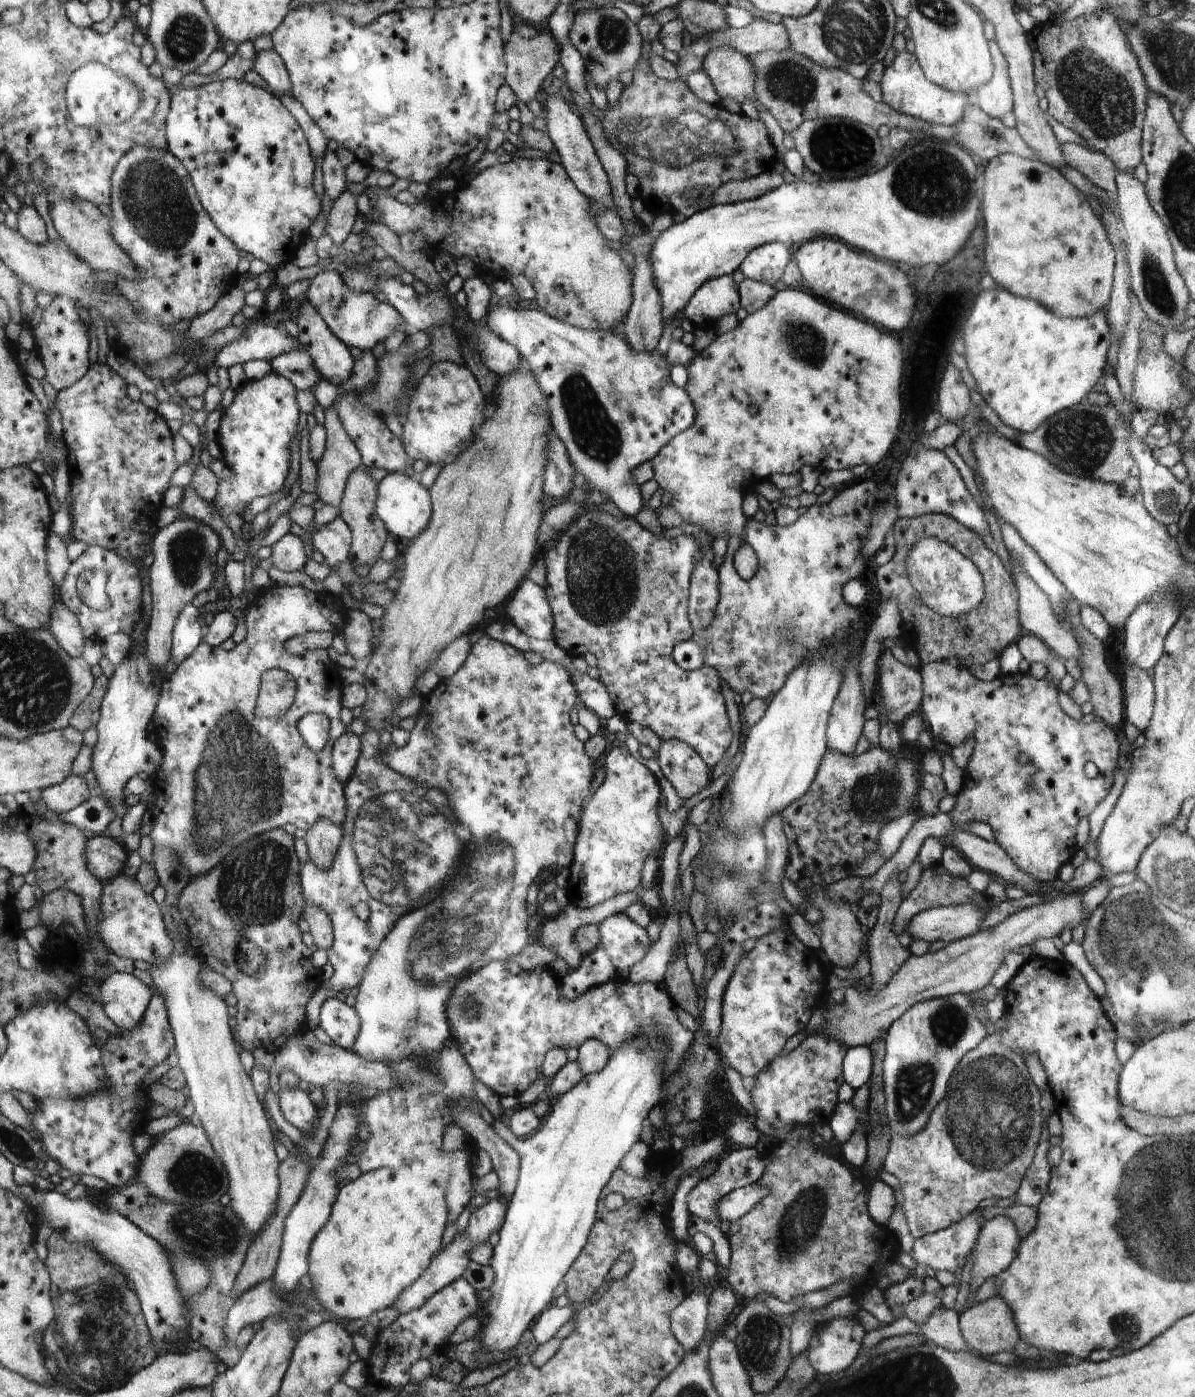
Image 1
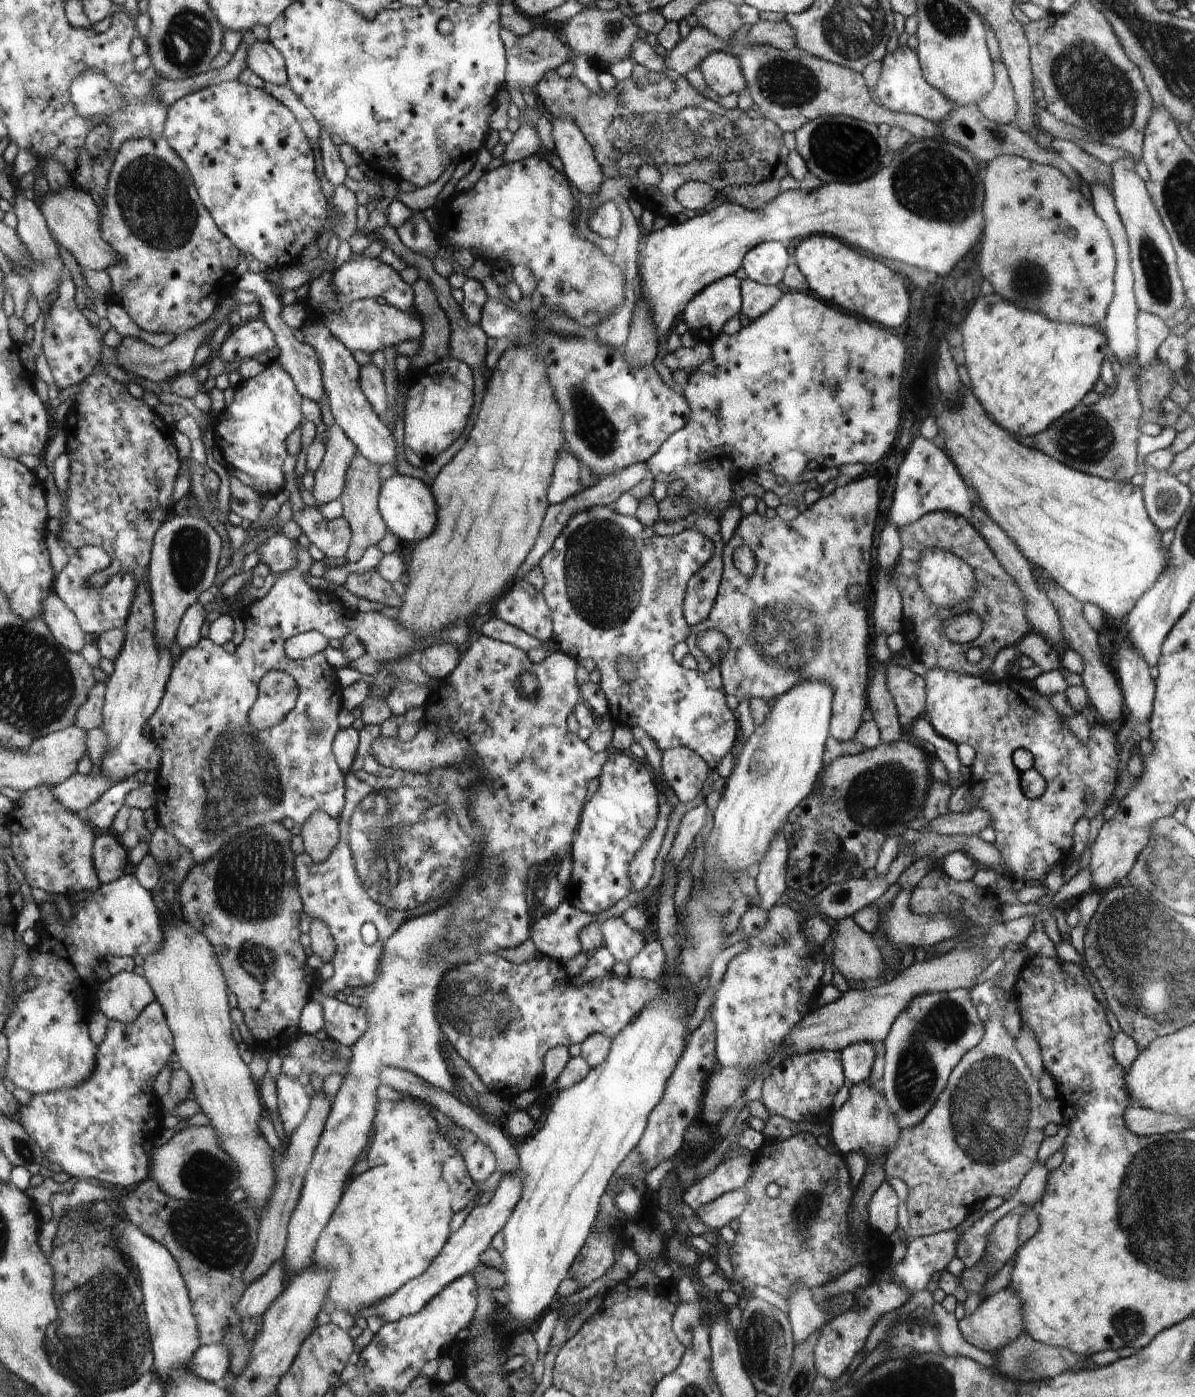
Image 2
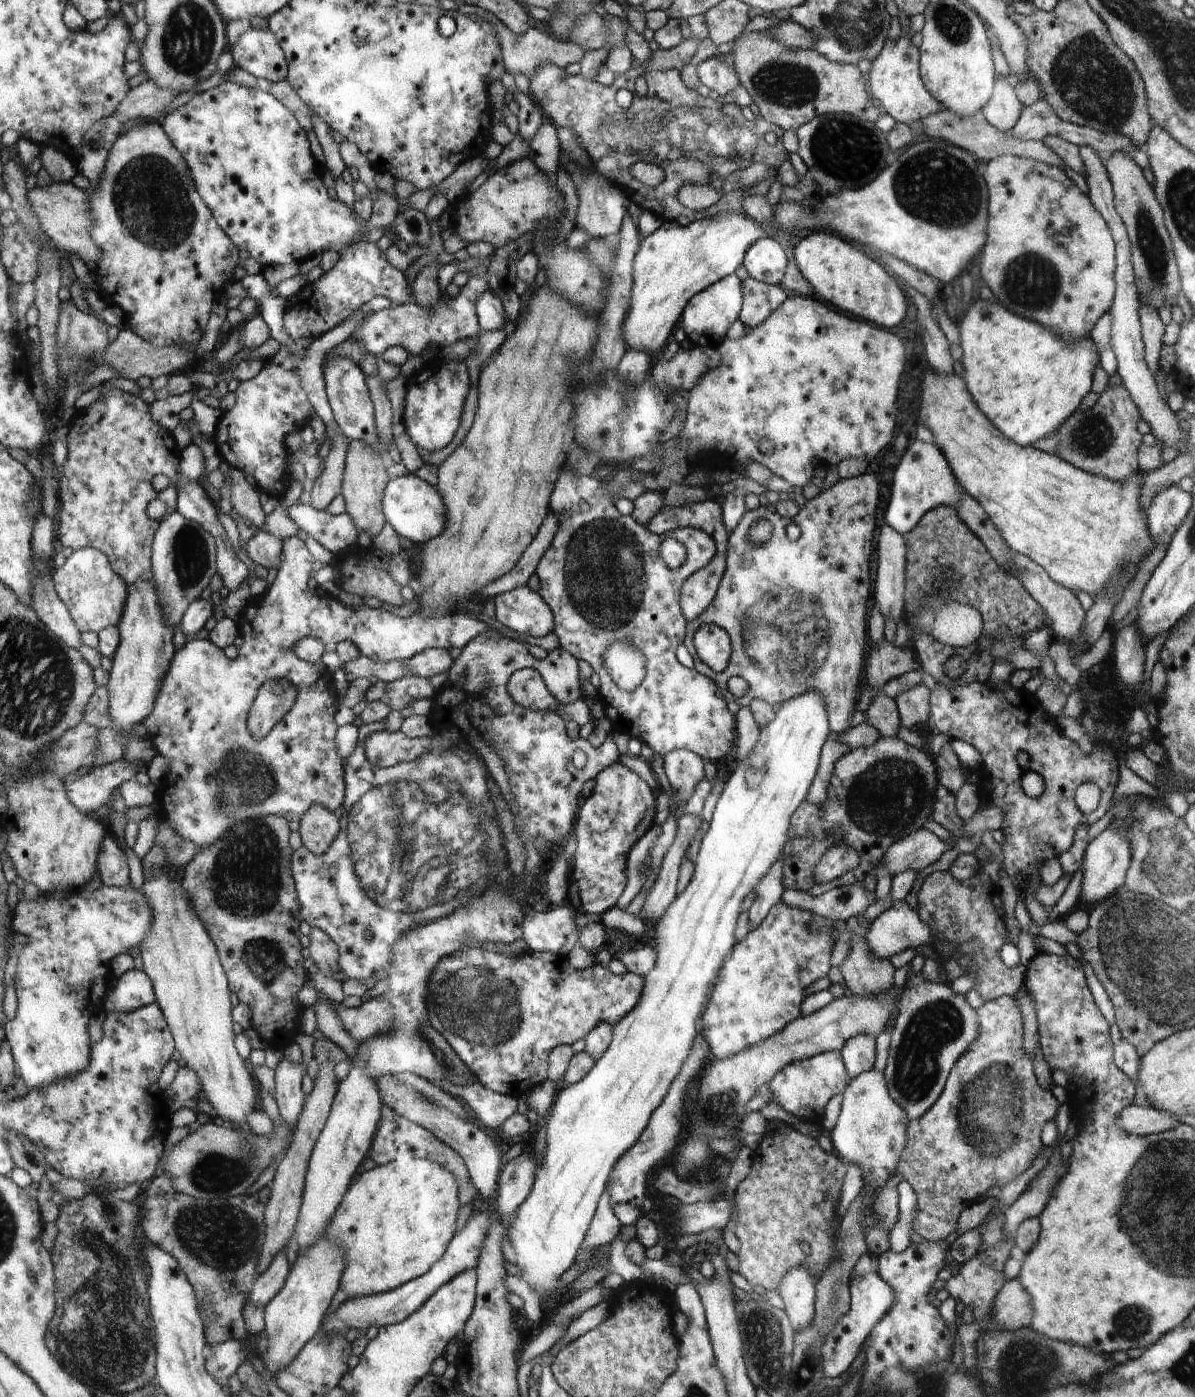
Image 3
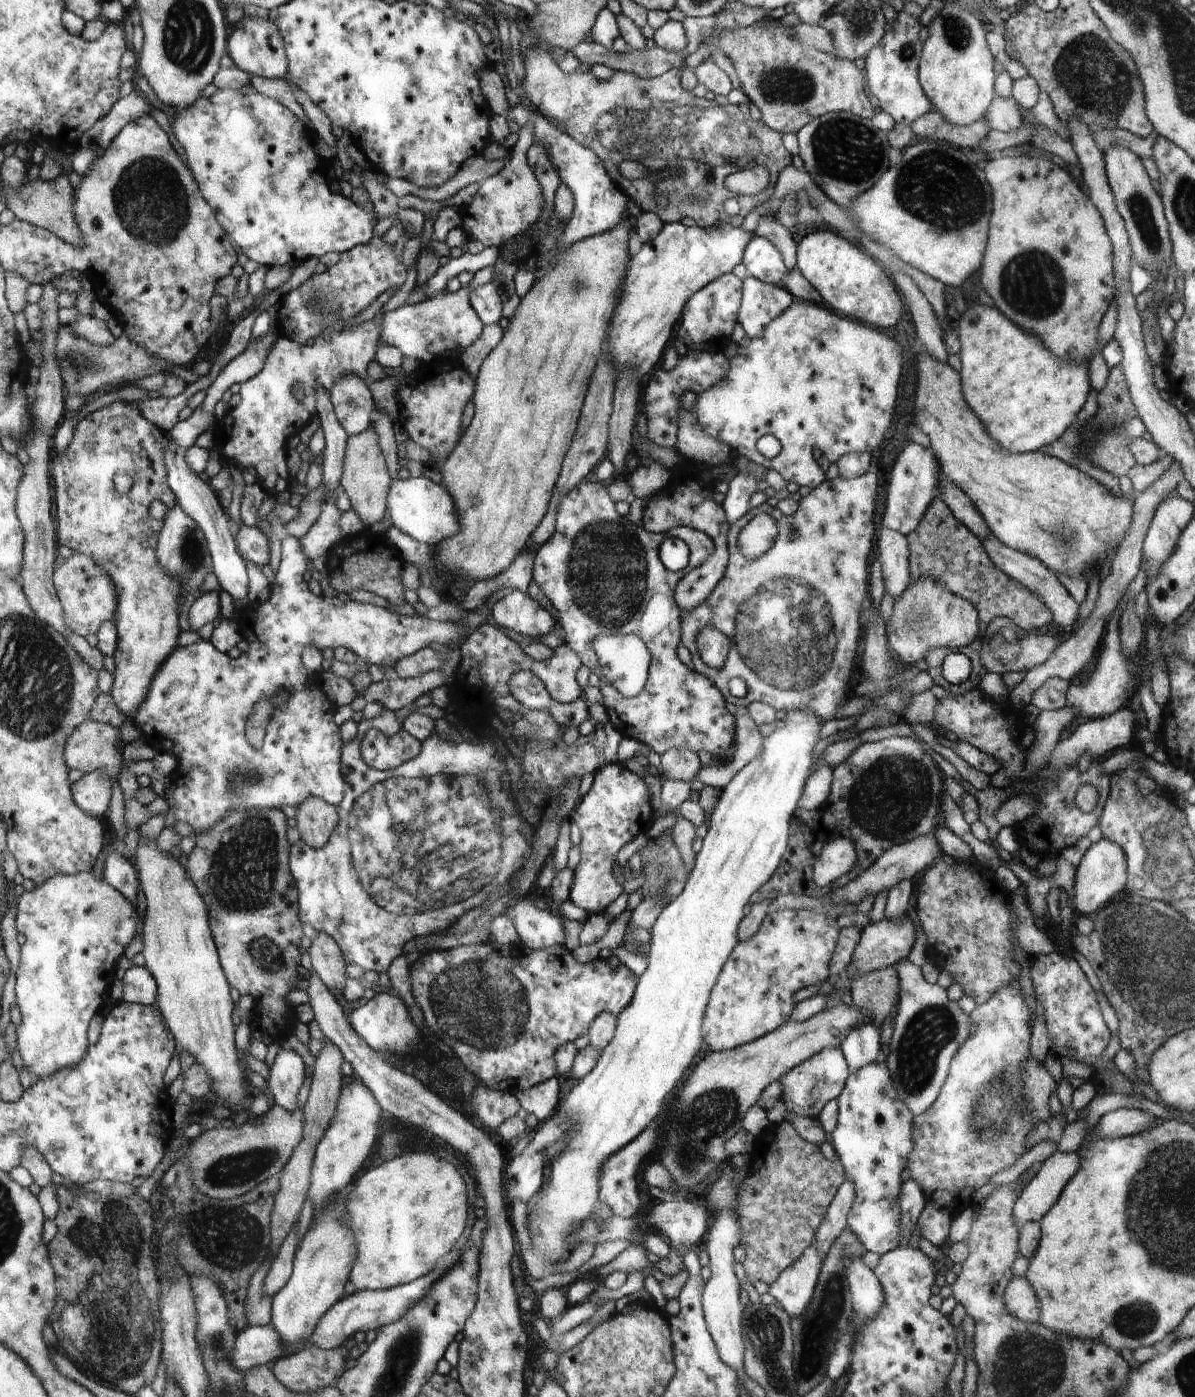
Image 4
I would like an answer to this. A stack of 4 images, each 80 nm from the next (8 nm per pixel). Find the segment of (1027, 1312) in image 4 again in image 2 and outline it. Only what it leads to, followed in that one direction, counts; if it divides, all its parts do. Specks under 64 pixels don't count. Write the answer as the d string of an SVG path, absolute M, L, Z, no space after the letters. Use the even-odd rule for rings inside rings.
M1006 1287L992 1296L986 1297L971 1315L965 1315L962 1320L958 1321L958 1327L962 1337L968 1344L984 1350L987 1353L995 1353L1006 1346L1008 1342L1018 1339L1024 1334L1024 1322L1022 1322L1022 1302Z

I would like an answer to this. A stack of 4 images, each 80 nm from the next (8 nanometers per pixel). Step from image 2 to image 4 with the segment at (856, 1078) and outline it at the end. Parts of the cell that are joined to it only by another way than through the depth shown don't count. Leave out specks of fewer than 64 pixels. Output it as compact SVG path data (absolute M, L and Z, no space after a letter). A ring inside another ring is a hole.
M870 1023L856 1025L843 1038L842 1049L850 1072L873 1063L881 1051L880 1028Z

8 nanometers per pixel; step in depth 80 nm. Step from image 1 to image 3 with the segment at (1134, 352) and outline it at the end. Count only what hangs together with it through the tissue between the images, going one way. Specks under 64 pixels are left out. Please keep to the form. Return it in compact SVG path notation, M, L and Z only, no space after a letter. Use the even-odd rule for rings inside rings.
M1123 383L1108 386L1092 408L1076 411L1054 434L1059 438L1056 455L1093 475L1100 474L1113 481L1131 478L1140 470L1137 457L1142 446L1142 435L1137 429L1140 419L1140 410Z

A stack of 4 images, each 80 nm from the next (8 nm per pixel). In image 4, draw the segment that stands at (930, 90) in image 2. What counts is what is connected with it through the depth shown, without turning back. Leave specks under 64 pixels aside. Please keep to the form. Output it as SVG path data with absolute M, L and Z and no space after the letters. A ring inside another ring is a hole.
M904 2L904 8L897 12L891 29L883 34L882 40L864 58L868 84L876 98L877 106L892 116L896 123L910 125L933 108L919 82L919 62L922 60L923 42L919 32L923 27L921 14L923 8L913 2Z

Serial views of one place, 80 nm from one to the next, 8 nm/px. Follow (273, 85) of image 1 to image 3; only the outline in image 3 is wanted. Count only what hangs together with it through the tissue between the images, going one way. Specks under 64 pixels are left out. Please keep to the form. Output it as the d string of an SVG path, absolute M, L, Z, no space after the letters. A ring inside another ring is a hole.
M250 27L236 40L230 52L236 66L257 79L275 83L287 77L288 60L270 29Z

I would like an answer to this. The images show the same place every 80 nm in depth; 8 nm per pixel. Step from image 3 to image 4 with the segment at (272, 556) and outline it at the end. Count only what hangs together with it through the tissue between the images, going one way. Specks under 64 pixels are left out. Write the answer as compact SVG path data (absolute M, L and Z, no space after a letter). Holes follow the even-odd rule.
M242 524L236 536L236 546L244 559L254 566L264 566L269 562L269 534L257 526L249 527Z

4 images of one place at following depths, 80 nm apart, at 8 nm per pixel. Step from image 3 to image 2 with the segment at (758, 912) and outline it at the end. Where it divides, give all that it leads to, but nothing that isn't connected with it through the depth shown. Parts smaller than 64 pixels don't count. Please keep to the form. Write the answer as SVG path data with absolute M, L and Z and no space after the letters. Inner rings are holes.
M776 834L776 841L772 842L771 850L768 850L766 861L760 866L759 874L755 877L755 882L750 886L754 893L752 908L754 911L768 910L770 911L788 886L786 883L786 864L788 861L788 844L784 834Z

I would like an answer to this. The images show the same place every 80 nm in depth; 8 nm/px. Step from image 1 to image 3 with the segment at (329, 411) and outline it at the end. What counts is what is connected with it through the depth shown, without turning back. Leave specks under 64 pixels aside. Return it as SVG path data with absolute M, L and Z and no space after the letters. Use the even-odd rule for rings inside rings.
M337 437L333 446L330 447L329 455L324 461L324 470L314 481L310 491L308 505L314 510L324 511L336 496L337 490L341 488L348 447L348 441L342 437Z

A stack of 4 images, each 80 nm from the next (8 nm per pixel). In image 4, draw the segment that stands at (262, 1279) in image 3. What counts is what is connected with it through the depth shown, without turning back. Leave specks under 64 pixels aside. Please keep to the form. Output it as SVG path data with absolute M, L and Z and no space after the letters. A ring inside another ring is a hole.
M294 1226L281 1248L277 1250L276 1256L274 1256L263 1284L263 1291L270 1296L274 1296L281 1288L284 1288L288 1279L292 1276L293 1260L299 1245L298 1233L298 1227Z

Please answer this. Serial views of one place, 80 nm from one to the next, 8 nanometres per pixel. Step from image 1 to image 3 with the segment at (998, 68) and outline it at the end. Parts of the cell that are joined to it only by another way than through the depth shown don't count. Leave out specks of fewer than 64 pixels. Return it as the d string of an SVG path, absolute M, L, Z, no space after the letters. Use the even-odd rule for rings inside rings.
M999 78L994 84L994 94L980 112L992 126L1006 132L1018 122L1023 107L1010 78Z

